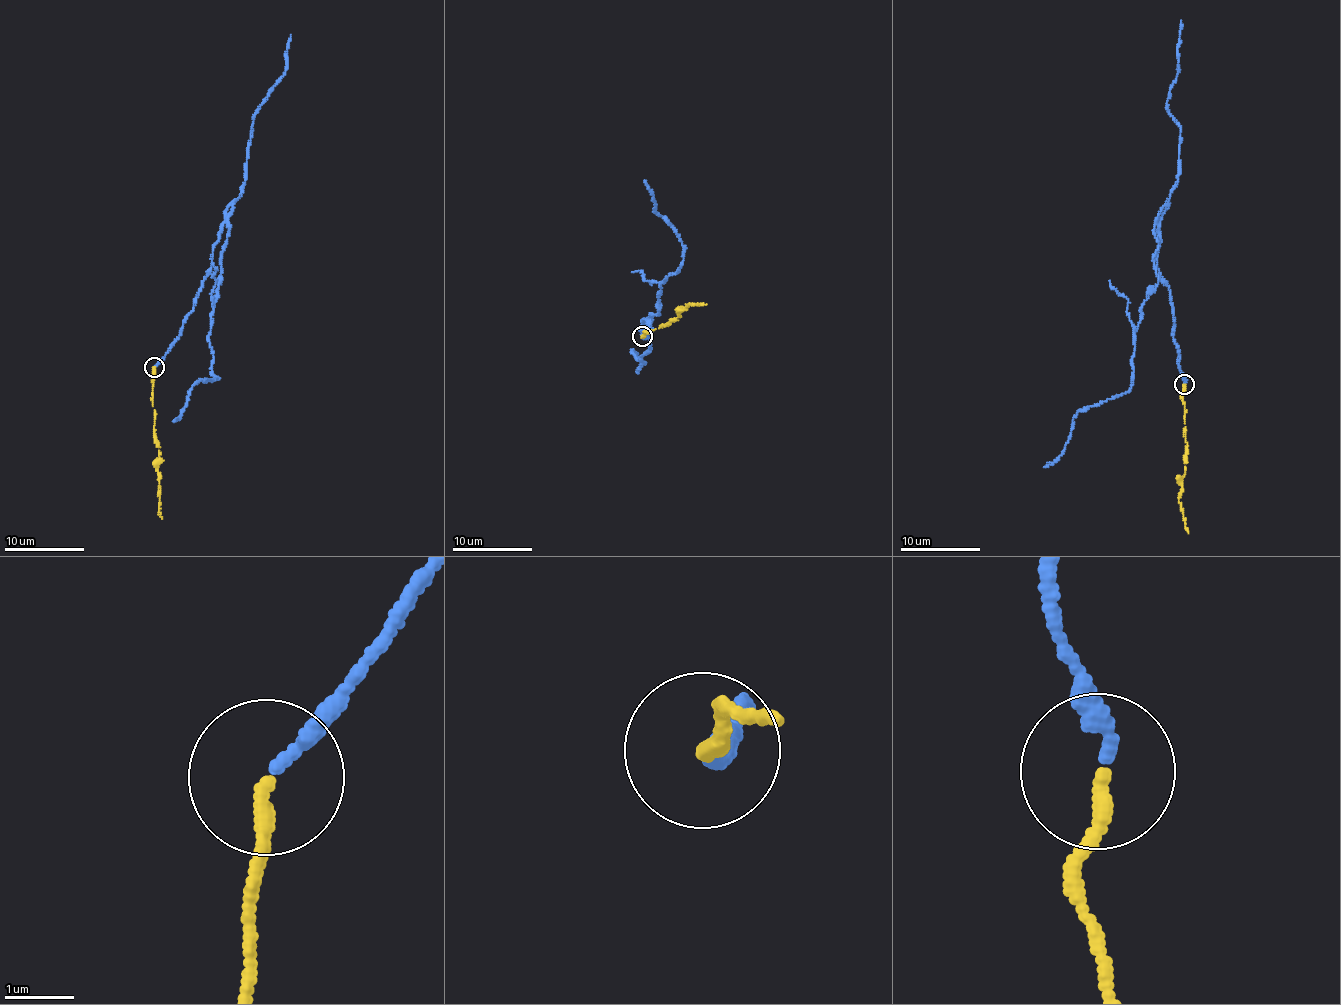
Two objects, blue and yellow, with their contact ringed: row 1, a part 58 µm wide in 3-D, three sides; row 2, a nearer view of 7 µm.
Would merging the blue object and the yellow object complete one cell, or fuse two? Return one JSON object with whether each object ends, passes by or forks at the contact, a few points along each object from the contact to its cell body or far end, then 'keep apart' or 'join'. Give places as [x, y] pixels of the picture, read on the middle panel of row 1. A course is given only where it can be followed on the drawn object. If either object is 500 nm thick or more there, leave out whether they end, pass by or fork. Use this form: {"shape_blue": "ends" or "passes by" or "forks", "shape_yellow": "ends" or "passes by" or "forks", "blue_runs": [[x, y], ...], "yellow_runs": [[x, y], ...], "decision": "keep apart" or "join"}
{"shape_blue": "ends", "shape_yellow": "ends", "blue_runs": [[642, 336], [652, 328], [645, 319], [641, 325], [660, 313], [659, 284], [681, 267], [683, 245], [644, 180]], "yellow_runs": [[643, 336], [669, 324], [689, 303], [706, 304]], "decision": "keep apart"}

